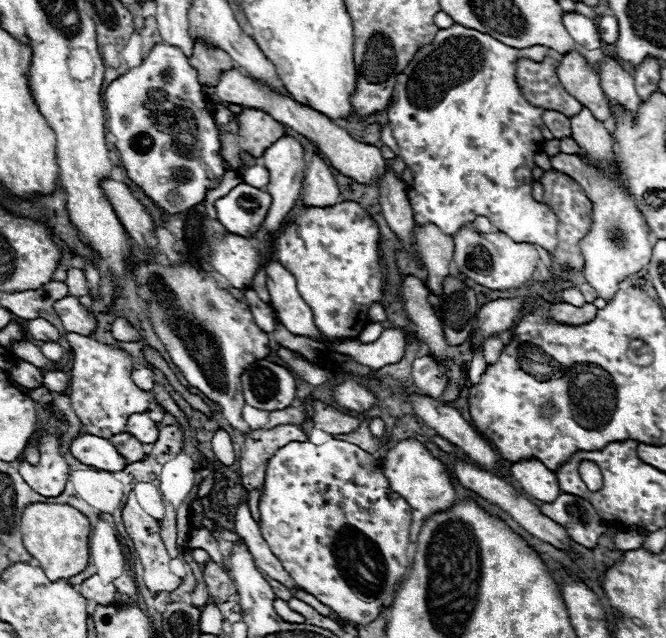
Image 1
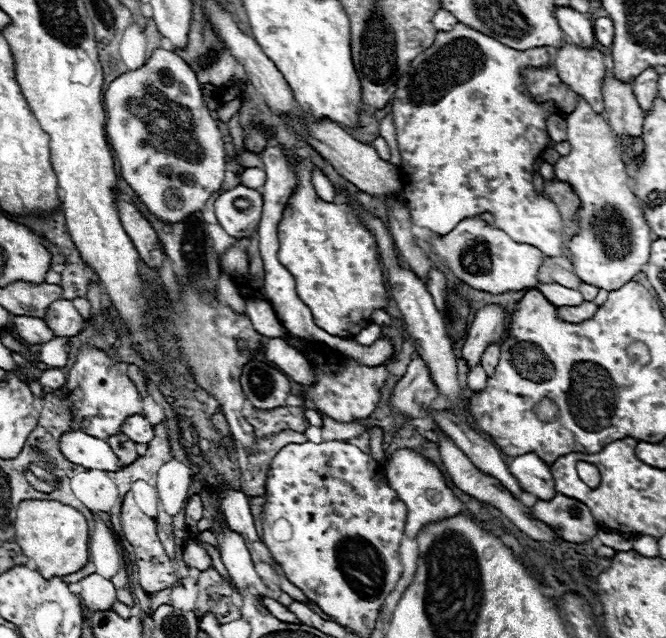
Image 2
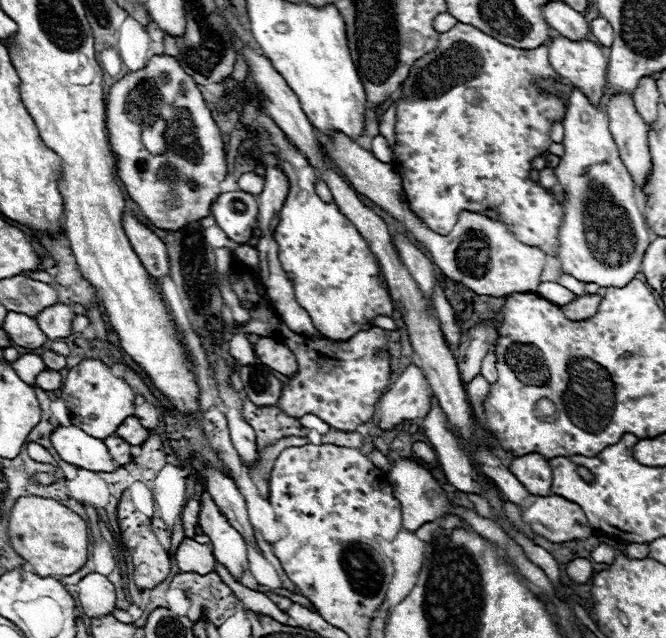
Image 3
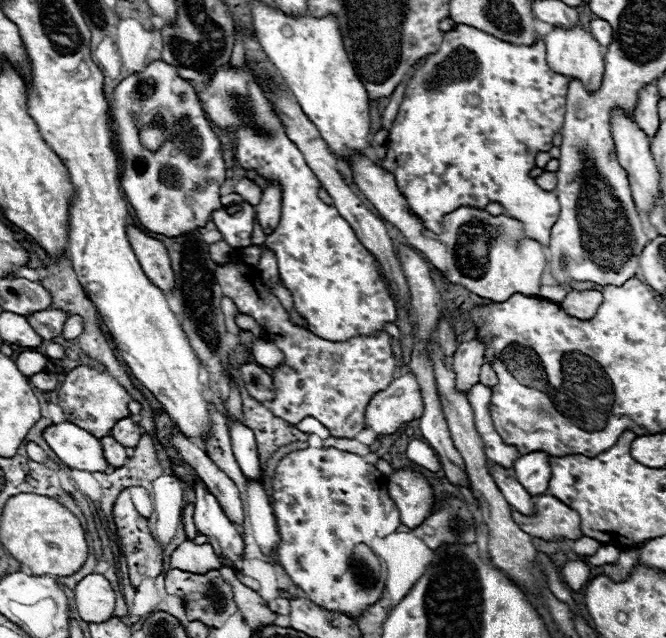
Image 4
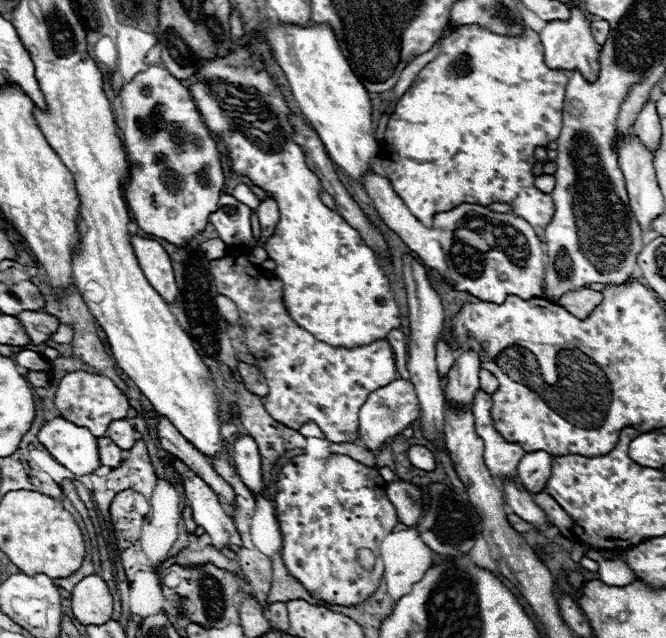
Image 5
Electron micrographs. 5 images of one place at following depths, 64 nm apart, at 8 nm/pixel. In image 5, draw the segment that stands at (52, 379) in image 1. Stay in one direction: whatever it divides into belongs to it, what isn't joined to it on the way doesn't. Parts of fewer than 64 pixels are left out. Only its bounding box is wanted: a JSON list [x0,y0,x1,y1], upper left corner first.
[24,370,50,388]

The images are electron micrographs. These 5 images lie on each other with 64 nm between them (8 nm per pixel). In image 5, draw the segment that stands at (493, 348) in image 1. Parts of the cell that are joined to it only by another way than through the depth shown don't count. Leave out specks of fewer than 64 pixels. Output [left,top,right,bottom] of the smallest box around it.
[480,370,498,396]

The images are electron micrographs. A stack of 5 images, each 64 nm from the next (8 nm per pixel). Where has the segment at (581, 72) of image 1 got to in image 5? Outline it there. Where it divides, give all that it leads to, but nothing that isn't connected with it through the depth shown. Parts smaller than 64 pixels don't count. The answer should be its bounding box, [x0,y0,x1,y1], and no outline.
[540,6,600,80]

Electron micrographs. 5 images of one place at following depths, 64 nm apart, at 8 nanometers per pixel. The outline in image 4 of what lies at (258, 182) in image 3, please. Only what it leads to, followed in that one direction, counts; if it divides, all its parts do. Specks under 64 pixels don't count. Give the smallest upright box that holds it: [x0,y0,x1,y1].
[234,178,260,206]

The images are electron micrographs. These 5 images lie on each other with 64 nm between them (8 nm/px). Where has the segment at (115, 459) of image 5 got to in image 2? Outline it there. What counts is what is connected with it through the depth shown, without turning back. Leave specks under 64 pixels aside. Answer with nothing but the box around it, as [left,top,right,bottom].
[106,434,138,464]

